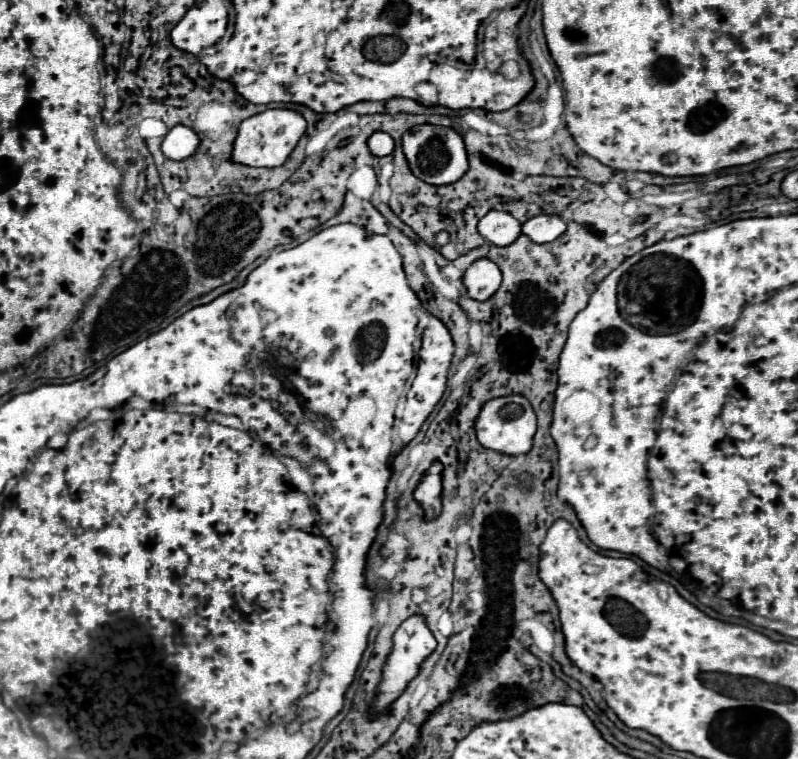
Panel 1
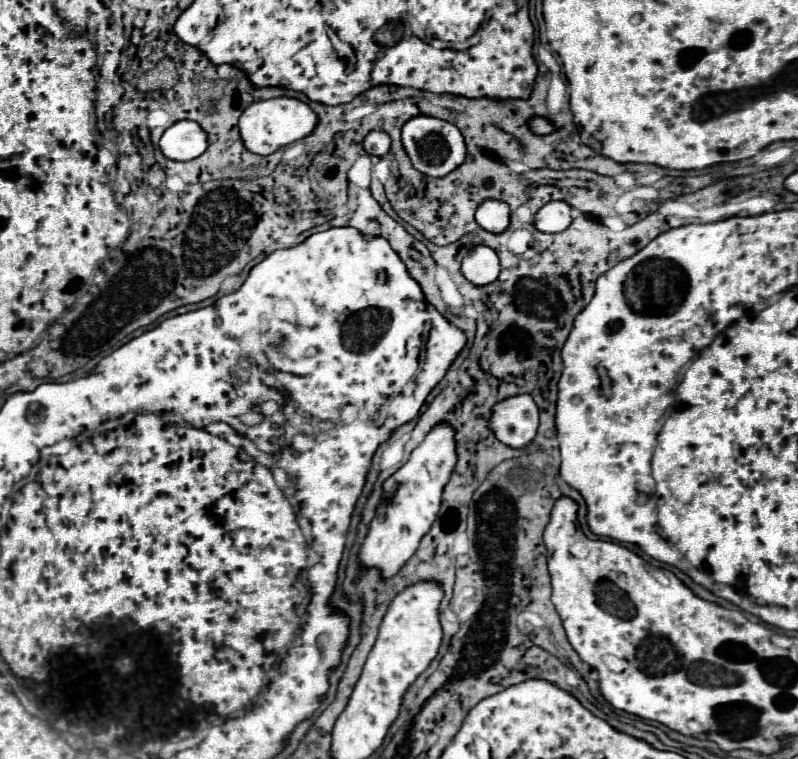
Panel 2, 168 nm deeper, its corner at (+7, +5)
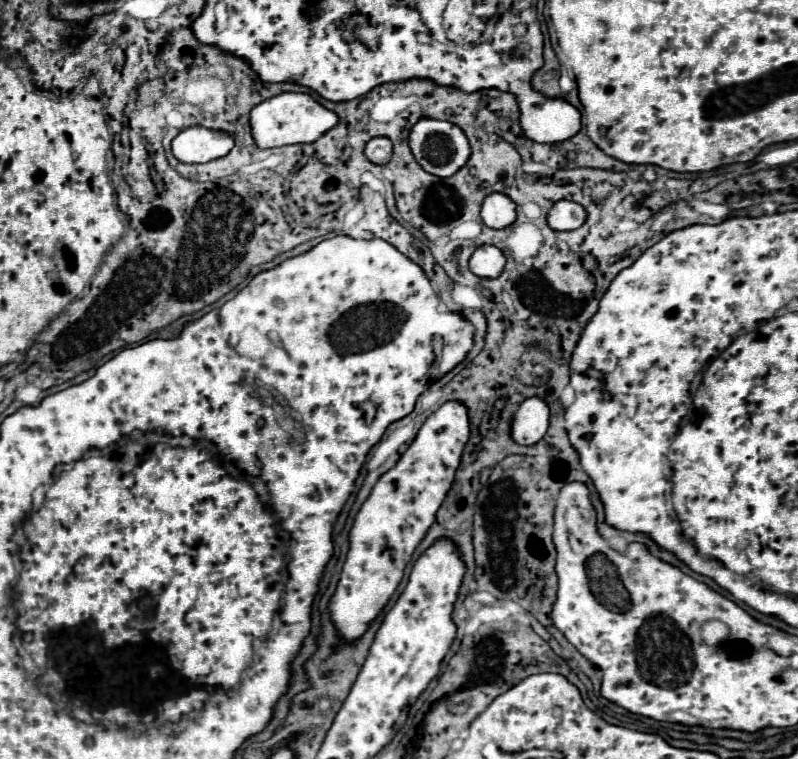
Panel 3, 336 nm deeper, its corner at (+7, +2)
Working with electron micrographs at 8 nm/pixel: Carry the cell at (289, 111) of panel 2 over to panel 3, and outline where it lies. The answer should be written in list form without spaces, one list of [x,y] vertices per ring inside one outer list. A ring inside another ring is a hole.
[[[280,93],[262,101],[252,109],[250,127],[258,147],[272,149],[294,143],[314,143],[320,135],[330,131],[338,123],[338,115],[320,105],[310,93]]]

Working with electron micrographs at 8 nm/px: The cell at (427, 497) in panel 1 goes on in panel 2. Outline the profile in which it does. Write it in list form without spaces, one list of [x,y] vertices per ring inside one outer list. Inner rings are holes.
[[[438,424],[430,430],[424,442],[412,452],[410,460],[384,482],[384,496],[378,506],[370,532],[360,548],[362,566],[376,566],[384,578],[396,574],[404,562],[416,552],[422,536],[430,530],[442,500],[442,490],[454,470],[454,430],[448,424]]]

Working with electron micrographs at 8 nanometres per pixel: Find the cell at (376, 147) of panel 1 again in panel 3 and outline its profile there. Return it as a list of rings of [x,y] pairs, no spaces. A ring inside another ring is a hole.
[[[374,137],[366,143],[366,157],[376,165],[386,165],[392,159],[392,141],[386,137]]]

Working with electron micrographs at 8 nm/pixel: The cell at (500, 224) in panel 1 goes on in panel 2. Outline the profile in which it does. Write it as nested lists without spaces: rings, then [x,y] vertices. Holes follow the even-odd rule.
[[[484,200],[476,210],[476,222],[492,234],[502,234],[510,226],[510,208],[500,200]]]

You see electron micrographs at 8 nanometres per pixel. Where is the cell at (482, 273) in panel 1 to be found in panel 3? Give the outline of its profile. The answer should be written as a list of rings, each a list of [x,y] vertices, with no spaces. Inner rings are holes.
[[[482,245],[474,251],[474,255],[470,257],[470,271],[478,277],[498,277],[504,269],[506,257],[504,253],[494,247],[494,245]]]

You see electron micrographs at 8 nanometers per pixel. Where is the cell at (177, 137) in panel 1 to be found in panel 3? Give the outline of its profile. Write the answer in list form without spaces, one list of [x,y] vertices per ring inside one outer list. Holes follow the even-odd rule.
[[[206,127],[184,129],[174,141],[172,151],[182,163],[208,163],[228,155],[234,147],[234,135]]]

